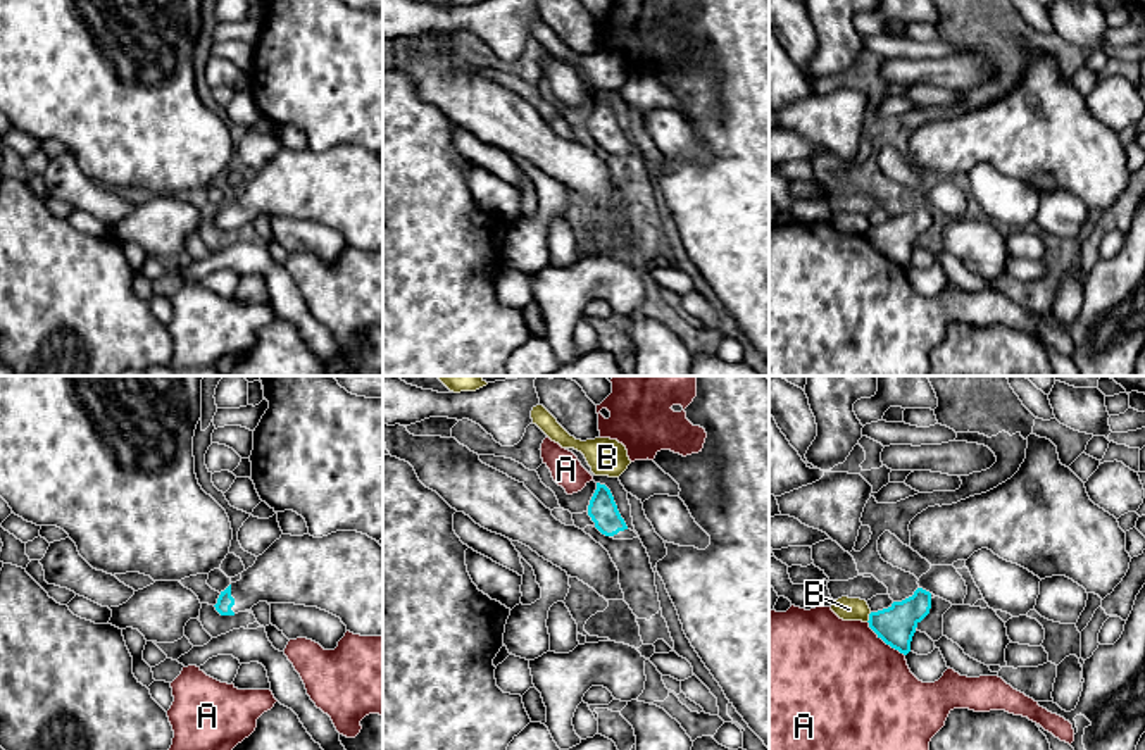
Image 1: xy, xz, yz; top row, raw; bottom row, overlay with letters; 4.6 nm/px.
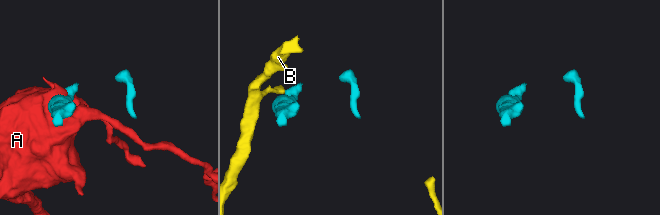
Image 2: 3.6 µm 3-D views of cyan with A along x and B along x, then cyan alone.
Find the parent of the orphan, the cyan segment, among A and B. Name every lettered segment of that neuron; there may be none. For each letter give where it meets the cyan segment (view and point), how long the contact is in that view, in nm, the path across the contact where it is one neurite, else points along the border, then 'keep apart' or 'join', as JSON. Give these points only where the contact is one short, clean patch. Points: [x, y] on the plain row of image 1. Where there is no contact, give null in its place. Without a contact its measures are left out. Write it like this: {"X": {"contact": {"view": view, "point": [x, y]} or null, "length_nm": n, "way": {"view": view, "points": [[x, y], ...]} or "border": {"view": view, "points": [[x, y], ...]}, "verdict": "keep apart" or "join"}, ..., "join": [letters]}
{"A": {"contact": {"view": "yz", "point": [885, 256]}, "length_nm": 240, "verdict": "keep apart"}, "B": {"contact": {"view": "yz", "point": [869, 231]}, "length_nm": 50, "border": {"view": "yz", "points": [[871, 226], [866, 235]]}, "verdict": "keep apart"}, "join": []}

